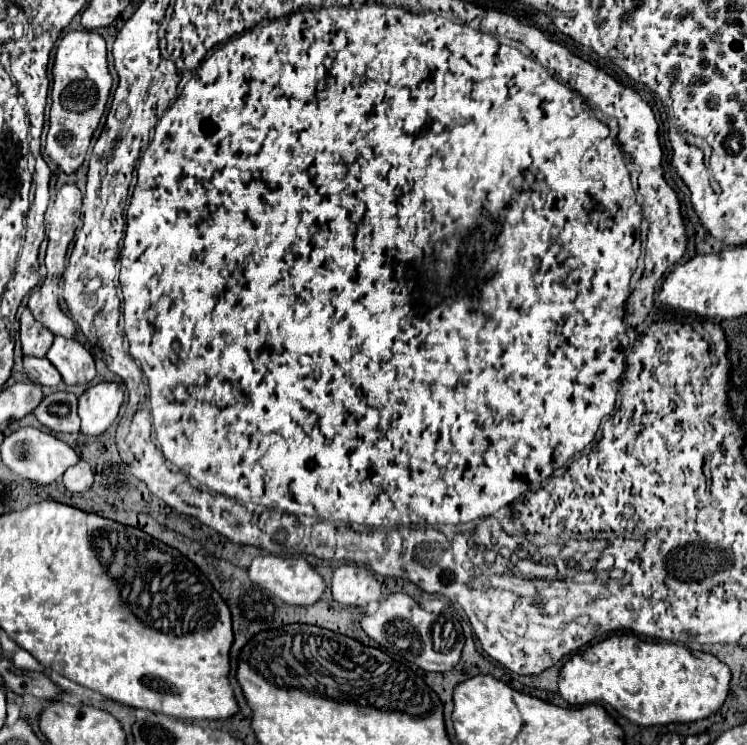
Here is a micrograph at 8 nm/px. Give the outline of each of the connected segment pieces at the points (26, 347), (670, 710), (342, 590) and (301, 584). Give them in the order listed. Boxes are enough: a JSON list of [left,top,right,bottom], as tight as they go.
[[19,309,53,357],[559,635,731,727],[331,563,381,607],[249,555,327,605]]

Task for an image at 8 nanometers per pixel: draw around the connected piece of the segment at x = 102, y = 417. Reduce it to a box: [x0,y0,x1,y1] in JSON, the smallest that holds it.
[79,383,123,435]

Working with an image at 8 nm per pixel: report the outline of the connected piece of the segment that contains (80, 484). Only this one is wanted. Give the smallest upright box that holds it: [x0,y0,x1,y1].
[63,461,93,493]

